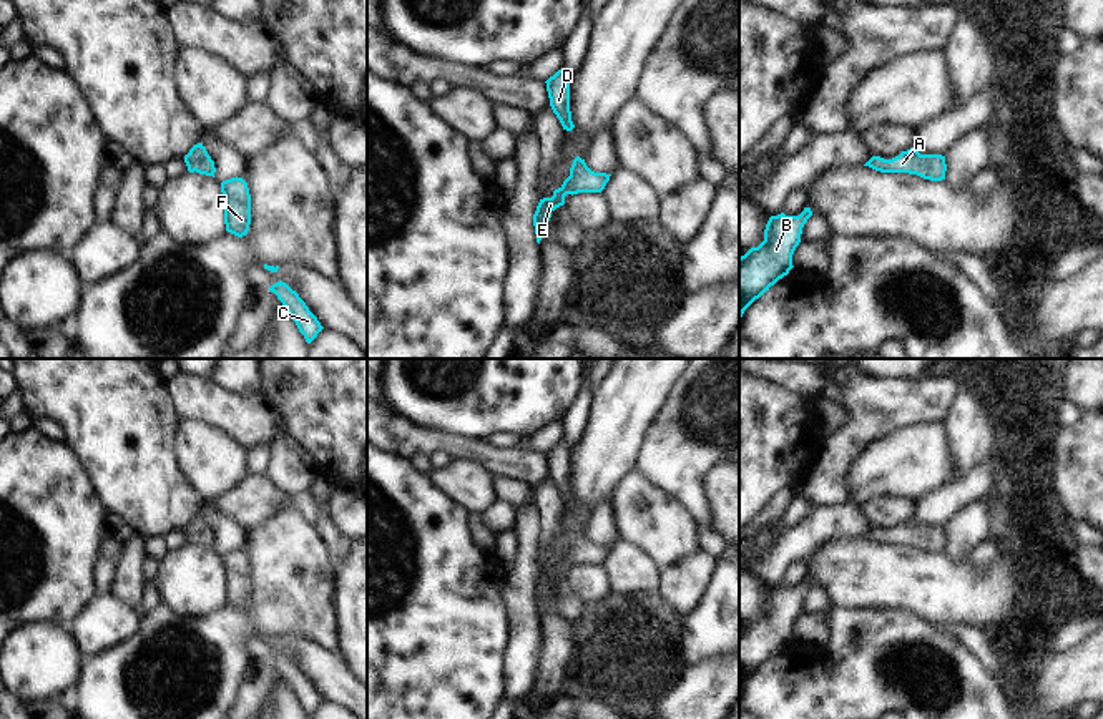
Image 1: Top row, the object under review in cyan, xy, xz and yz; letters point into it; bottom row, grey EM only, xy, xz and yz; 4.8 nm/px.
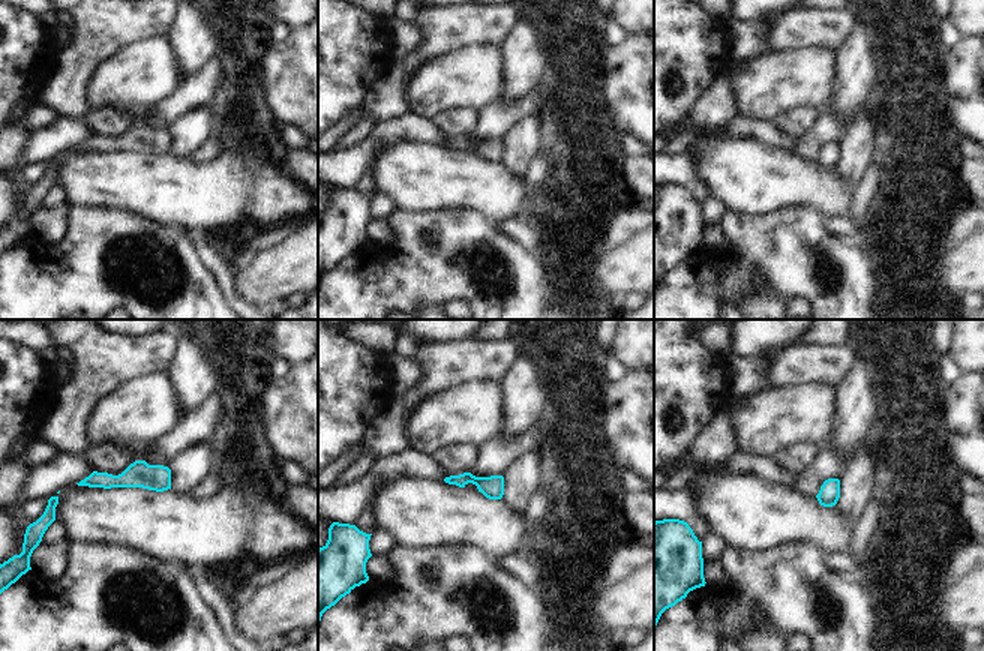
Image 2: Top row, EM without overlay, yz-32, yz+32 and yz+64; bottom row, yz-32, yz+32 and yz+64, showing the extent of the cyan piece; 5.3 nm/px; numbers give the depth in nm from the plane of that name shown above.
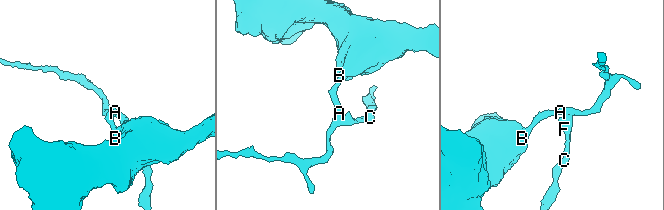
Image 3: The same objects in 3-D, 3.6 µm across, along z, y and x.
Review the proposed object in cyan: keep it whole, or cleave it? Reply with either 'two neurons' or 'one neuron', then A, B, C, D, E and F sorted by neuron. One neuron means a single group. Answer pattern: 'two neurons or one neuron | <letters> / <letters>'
one neuron | A B C D E F

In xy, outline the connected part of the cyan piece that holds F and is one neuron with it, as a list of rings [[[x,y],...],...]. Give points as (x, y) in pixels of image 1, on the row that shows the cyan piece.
[[[231,178],[221,183],[224,198],[224,224],[226,231],[243,237],[251,224],[251,194],[243,178]]]

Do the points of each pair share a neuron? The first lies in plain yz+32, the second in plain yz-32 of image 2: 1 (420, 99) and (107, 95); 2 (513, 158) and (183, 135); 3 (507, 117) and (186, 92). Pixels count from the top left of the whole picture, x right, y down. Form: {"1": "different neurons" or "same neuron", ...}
{"1": "same neuron", "2": "same neuron", "3": "same neuron"}

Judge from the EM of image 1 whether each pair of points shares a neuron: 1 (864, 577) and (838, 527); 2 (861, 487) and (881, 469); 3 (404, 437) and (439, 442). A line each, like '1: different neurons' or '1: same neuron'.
1: different neurons
2: same neuron
3: same neuron

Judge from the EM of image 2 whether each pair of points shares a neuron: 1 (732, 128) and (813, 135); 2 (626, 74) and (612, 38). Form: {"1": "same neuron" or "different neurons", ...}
{"1": "same neuron", "2": "different neurons"}

